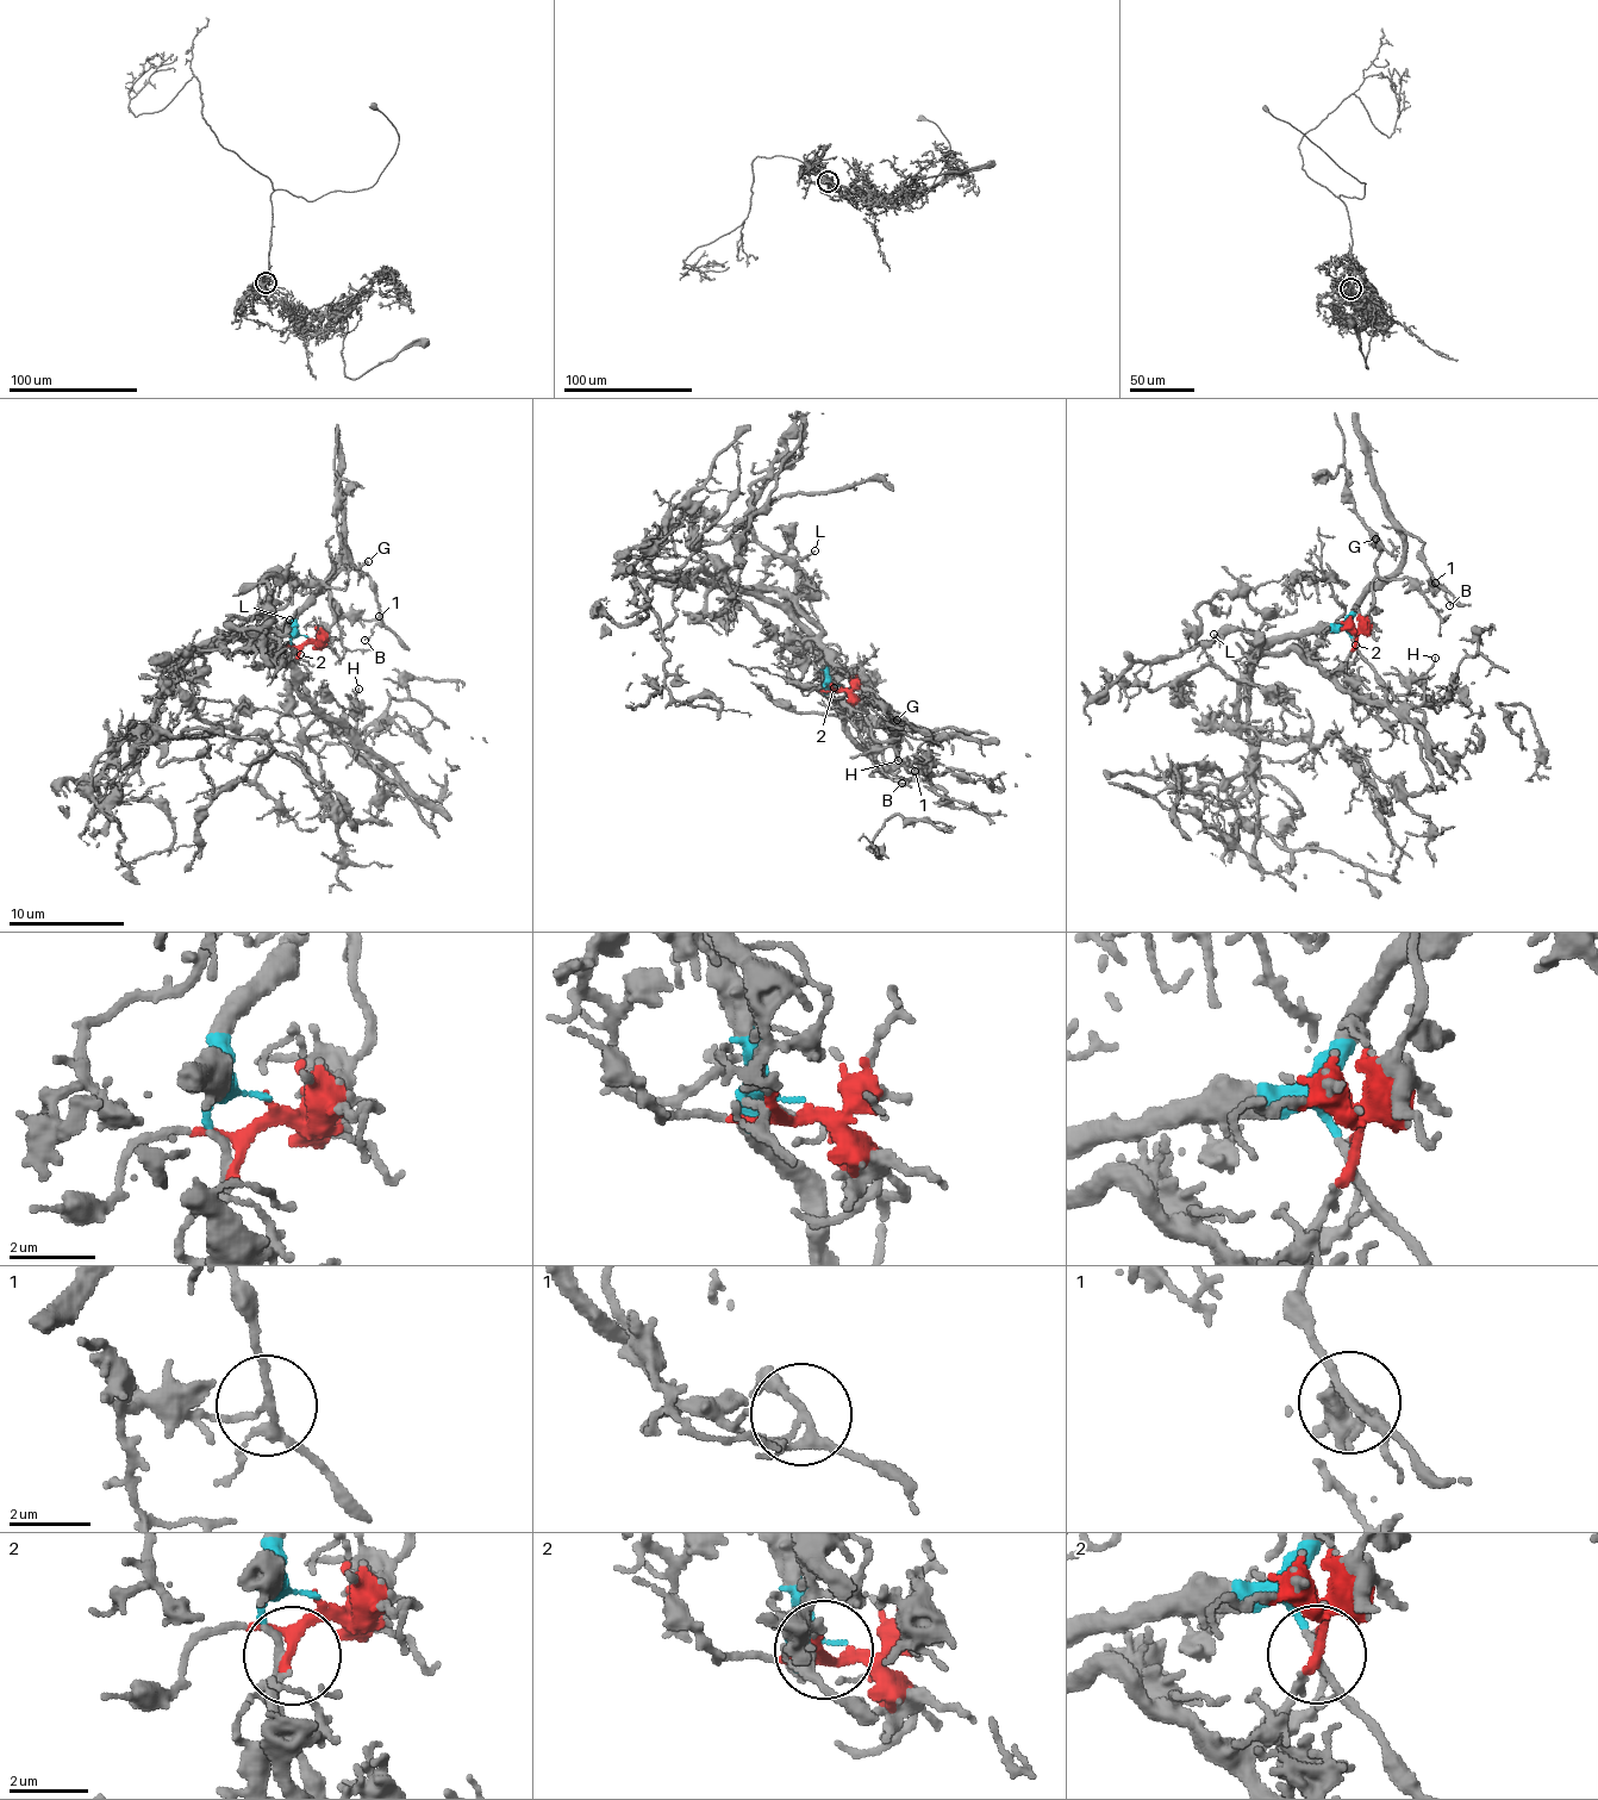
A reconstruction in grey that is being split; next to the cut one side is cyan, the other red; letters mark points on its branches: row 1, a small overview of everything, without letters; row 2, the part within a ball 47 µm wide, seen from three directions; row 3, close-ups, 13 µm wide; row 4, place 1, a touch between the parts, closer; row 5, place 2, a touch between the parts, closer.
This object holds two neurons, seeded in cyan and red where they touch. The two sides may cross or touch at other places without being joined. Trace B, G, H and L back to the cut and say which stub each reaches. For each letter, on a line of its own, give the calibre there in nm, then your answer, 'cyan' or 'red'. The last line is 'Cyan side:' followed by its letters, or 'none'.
B: 100 nm | cyan
G: 160 nm | red
H: 120 nm | red
L: 120 nm | cyan
Cyan side: B, L

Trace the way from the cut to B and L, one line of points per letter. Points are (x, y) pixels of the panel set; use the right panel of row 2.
B: (1349, 628), (1352, 610), (1385, 579), (1403, 553), (1402, 533), (1423, 542), (1433, 577), (1449, 605)
L: (1349, 628), (1308, 628), (1268, 639), (1225, 630), (1219, 637), (1215, 634)

